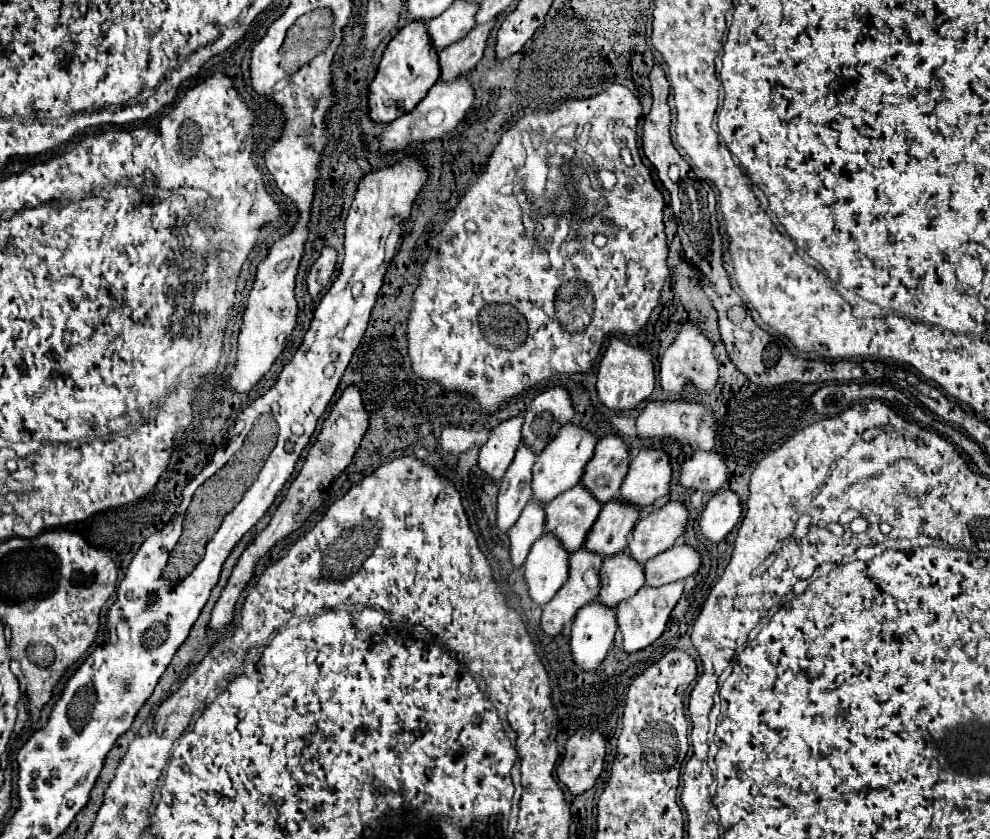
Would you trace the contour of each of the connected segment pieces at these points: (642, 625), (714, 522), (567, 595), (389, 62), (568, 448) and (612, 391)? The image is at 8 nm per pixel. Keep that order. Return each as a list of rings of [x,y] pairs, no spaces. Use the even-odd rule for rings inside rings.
[[[675,581],[663,587],[641,587],[641,591],[637,591],[631,599],[625,599],[617,605],[617,625],[623,633],[623,649],[627,653],[645,649],[647,645],[651,645],[655,639],[661,637],[661,633],[665,631],[667,619],[673,611],[673,607],[677,605],[679,597],[683,593],[683,581]]]
[[[731,489],[717,491],[701,513],[701,533],[717,543],[725,539],[741,519],[741,499]]]
[[[581,547],[577,549],[571,559],[569,559],[569,579],[567,583],[555,593],[555,597],[543,607],[543,617],[541,617],[541,627],[545,633],[549,635],[557,635],[563,625],[567,621],[571,621],[575,617],[575,613],[587,605],[589,601],[597,599],[599,597],[599,589],[601,589],[601,581],[599,581],[599,569],[601,569],[601,563],[603,563],[603,555],[597,555],[593,551],[589,551],[587,547]]]
[[[425,21],[407,23],[387,45],[383,59],[379,63],[377,75],[369,87],[369,117],[377,123],[391,123],[405,111],[411,111],[439,79],[439,53],[429,41],[429,31]]]
[[[565,423],[565,427],[559,429],[557,437],[539,453],[537,463],[533,465],[533,497],[541,503],[549,503],[563,491],[575,487],[581,481],[581,475],[585,473],[585,465],[589,459],[593,459],[595,445],[599,441],[599,435],[593,431],[587,431],[585,427],[577,423]]]
[[[619,337],[609,341],[609,347],[599,363],[597,371],[597,395],[609,409],[633,409],[637,403],[647,399],[653,393],[655,369],[651,353],[643,347],[633,347]]]

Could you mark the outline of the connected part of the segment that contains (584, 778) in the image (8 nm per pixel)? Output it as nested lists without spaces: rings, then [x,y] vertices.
[[[581,727],[565,743],[565,755],[557,767],[557,779],[573,793],[585,793],[603,771],[605,737],[599,729]]]

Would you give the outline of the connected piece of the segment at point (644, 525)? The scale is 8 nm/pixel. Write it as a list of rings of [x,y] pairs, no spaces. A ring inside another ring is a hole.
[[[669,501],[661,509],[643,515],[633,527],[629,541],[629,553],[645,563],[657,553],[673,547],[675,541],[685,533],[689,523],[689,511],[683,501]]]

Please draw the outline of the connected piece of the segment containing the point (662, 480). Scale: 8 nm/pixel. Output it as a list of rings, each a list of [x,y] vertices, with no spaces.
[[[641,449],[631,461],[629,473],[621,485],[621,499],[645,509],[669,491],[671,485],[671,459],[663,449]]]

